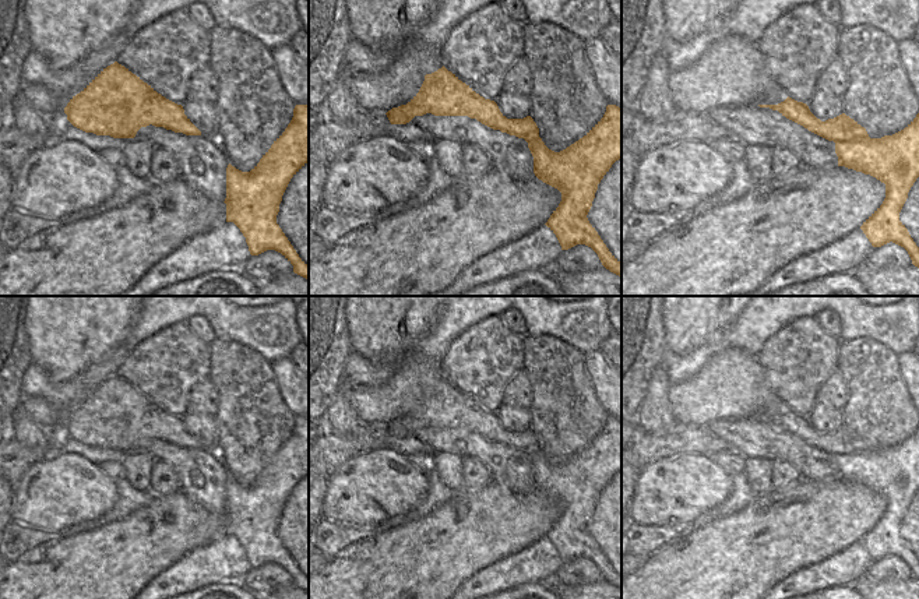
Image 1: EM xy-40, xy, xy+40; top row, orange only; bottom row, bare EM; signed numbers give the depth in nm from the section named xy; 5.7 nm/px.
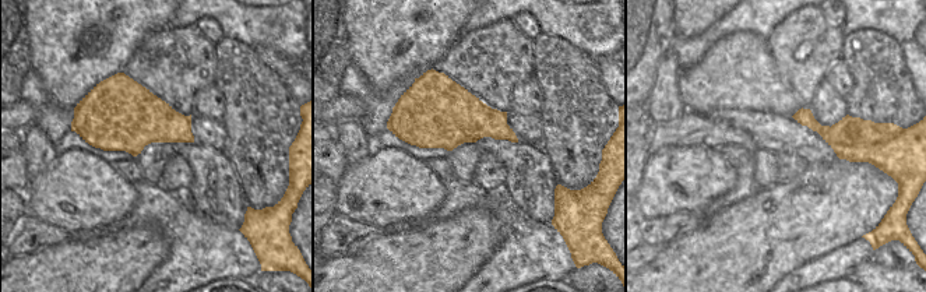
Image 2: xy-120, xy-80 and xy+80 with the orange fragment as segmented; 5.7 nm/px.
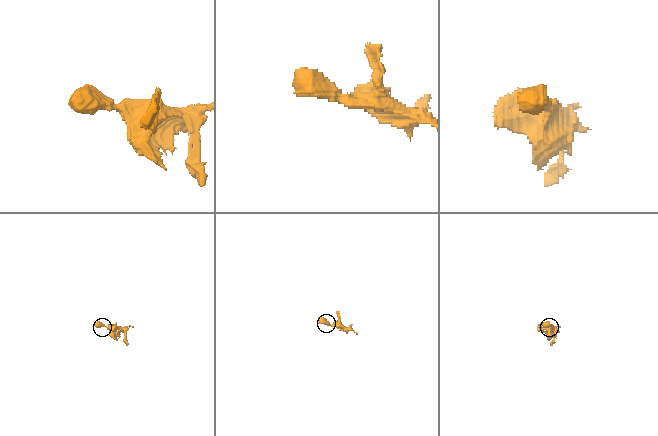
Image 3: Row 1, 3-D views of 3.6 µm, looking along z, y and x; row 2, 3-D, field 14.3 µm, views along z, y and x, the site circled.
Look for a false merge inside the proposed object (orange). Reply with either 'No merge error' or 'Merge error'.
Merge error.

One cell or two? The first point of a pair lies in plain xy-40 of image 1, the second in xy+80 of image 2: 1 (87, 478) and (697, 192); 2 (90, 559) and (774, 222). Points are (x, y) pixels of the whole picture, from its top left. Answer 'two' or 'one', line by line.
1: one
2: one

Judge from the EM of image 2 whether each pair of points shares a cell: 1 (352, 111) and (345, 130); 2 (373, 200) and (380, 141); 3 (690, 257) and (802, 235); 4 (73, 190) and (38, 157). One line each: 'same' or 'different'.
1: different
2: different
3: same
4: different

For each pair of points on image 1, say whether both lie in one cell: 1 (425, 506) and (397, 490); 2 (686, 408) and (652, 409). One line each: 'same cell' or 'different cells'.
1: different cells
2: different cells

